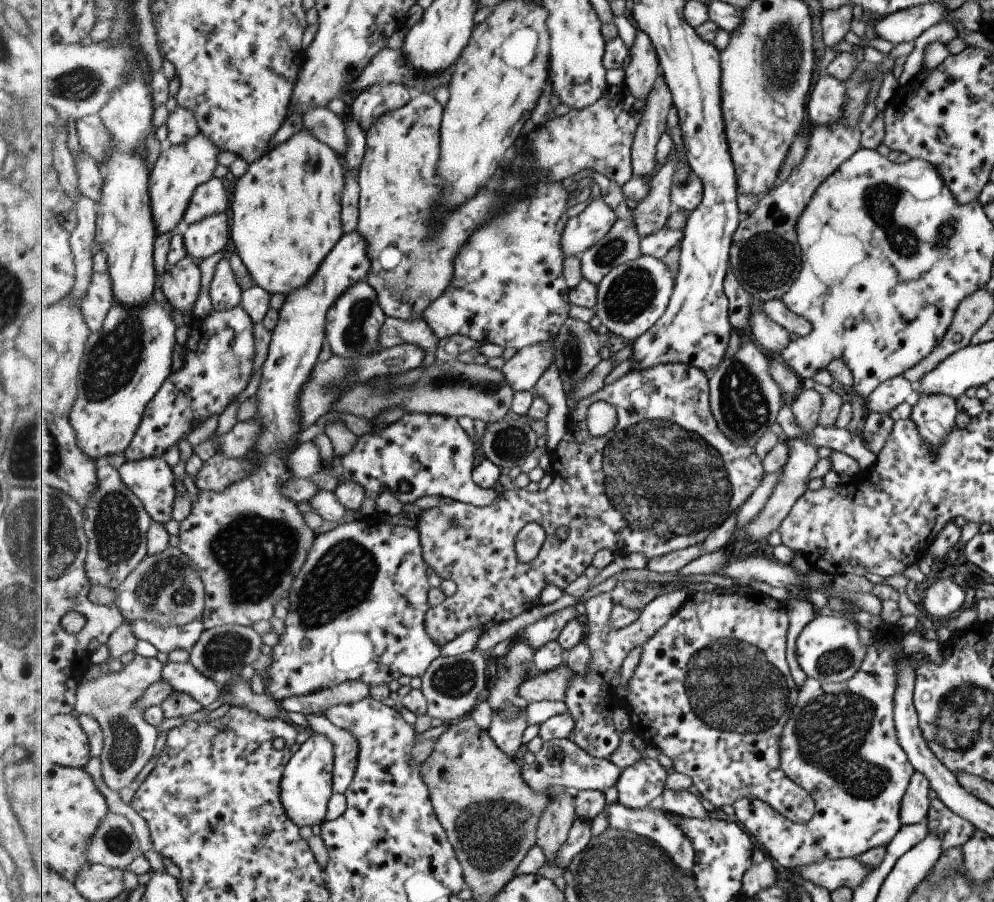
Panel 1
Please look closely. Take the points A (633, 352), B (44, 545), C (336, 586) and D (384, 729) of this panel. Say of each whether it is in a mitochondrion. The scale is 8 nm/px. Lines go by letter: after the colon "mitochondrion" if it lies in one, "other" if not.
A: other
B: mitochondrion
C: mitochondrion
D: other

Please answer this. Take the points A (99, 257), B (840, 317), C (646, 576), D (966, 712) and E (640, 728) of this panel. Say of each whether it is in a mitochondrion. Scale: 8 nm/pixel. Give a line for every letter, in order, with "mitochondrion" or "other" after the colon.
A: other
B: other
C: other
D: mitochondrion
E: other

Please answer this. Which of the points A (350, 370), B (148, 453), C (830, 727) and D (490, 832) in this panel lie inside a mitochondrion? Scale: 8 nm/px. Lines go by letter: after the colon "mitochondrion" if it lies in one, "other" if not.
A: mitochondrion
B: other
C: mitochondrion
D: mitochondrion

